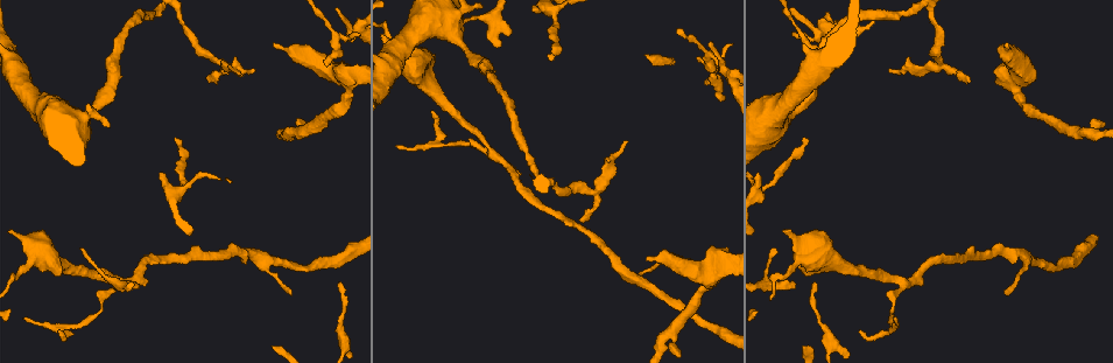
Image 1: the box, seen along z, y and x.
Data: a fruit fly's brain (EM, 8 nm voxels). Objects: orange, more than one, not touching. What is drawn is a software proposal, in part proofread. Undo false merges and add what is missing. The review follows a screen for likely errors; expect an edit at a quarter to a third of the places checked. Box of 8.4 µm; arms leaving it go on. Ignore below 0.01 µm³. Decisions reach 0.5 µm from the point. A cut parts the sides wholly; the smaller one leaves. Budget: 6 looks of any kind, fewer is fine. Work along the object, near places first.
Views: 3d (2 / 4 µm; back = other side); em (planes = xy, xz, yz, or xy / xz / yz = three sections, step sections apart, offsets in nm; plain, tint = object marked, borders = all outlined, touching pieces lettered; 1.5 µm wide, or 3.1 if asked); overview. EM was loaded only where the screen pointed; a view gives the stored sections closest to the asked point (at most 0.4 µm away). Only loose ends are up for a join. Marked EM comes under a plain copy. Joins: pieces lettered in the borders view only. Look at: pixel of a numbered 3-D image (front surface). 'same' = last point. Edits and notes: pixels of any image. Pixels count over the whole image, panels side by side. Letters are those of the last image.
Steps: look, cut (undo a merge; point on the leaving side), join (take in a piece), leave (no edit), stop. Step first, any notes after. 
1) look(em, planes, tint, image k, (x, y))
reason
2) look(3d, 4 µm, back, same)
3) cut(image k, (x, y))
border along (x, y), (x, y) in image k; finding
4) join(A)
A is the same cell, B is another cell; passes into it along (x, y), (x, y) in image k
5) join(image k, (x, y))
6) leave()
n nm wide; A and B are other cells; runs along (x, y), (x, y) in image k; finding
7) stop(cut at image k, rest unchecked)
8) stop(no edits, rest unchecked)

look(3d, 4 µm, image 1, (326, 65))
an open end

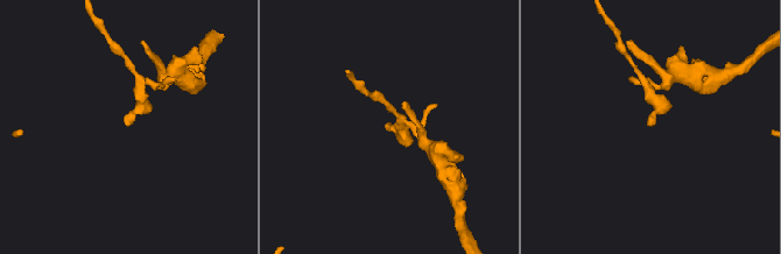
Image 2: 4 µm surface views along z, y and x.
look(em, xz, step 4, tint, image 2, (128, 124))
now the EM

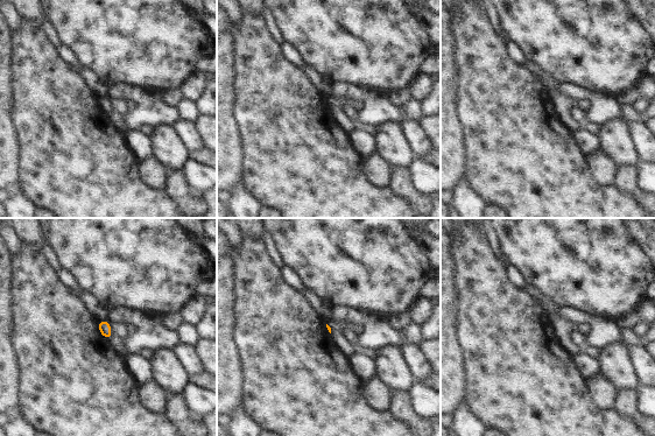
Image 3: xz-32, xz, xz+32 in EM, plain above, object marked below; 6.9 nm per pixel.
look(em, planes, borders, same)

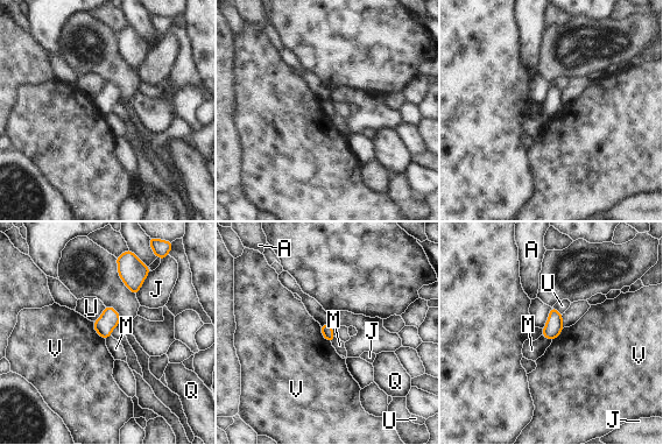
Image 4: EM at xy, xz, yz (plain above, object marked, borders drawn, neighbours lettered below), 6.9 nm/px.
leave()
A, J, M, Q, U and V are other cells; border along (92, 322), (92, 327), (105, 340) in image 4; no lettered piece goes on from it

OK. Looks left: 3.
look(3d, 2 µm, image 1, (805, 139))
free end

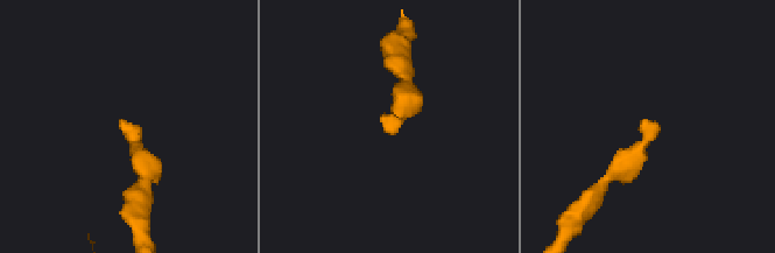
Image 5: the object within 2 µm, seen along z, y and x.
look(em, planes, tint, image 5, (119, 122))
now the EM

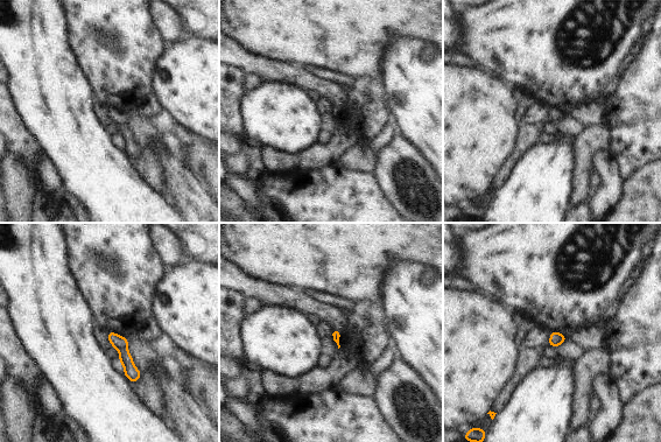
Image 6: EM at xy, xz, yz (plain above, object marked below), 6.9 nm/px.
look(em, planes, borders, same)
see the neighbours

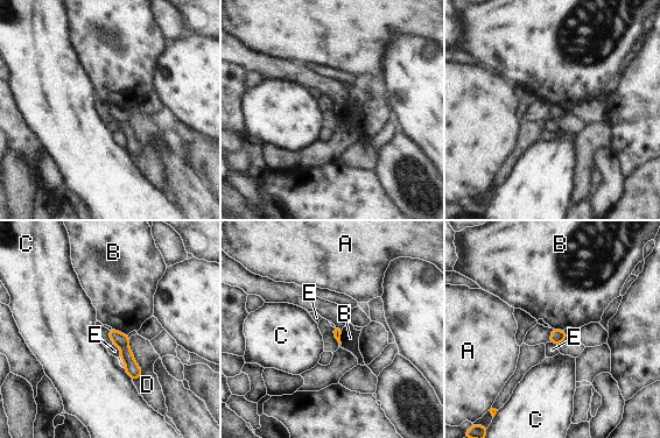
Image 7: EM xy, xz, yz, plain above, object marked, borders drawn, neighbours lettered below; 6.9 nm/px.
leave()
A, B, C, D and E are other cells; border along (343, 329), (339, 346) in image 7; no lettered piece goes on from it

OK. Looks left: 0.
stop(no edits, rest unchecked)

